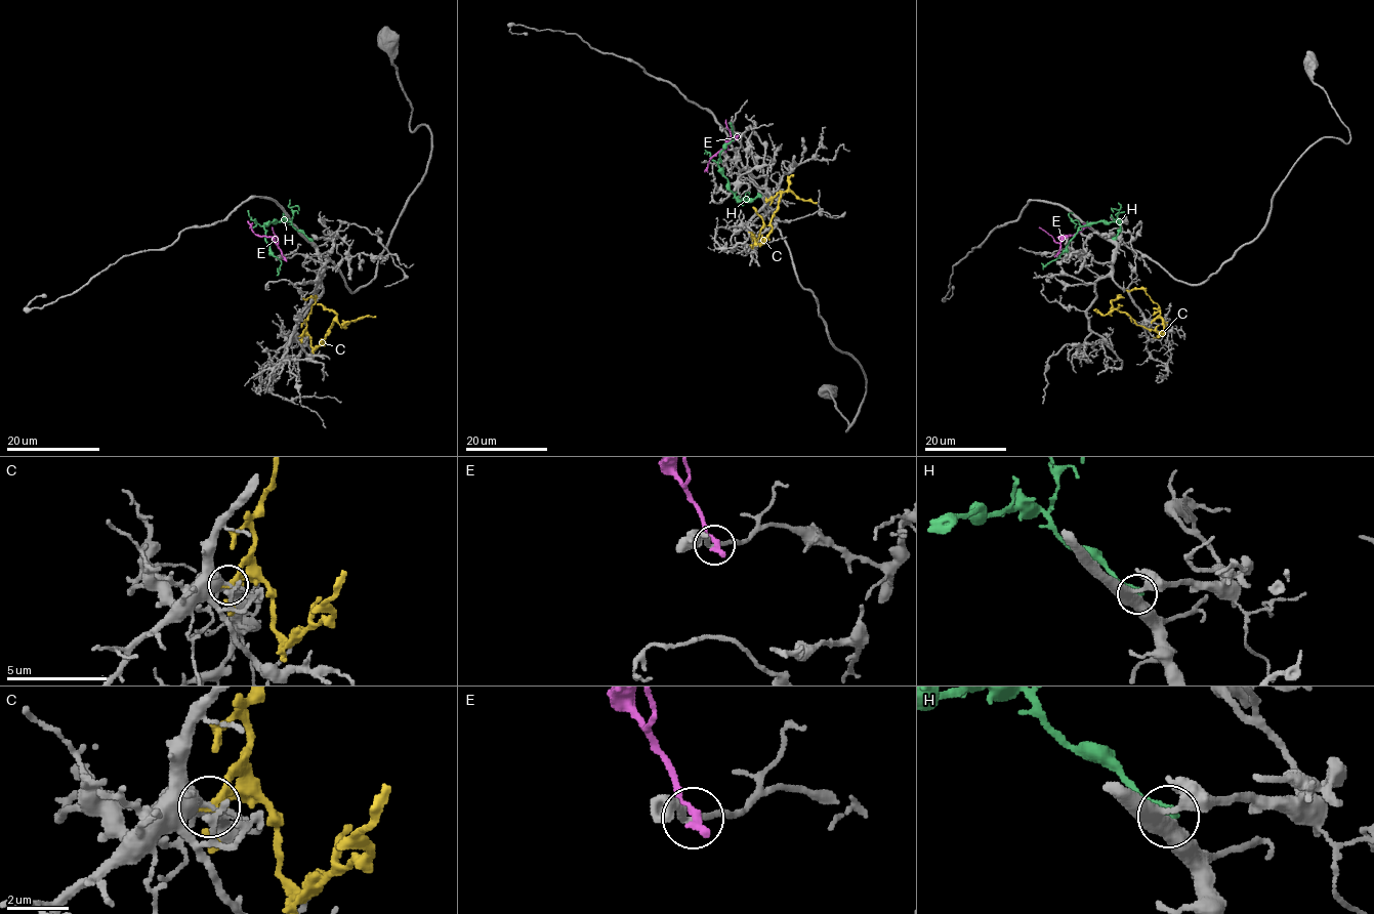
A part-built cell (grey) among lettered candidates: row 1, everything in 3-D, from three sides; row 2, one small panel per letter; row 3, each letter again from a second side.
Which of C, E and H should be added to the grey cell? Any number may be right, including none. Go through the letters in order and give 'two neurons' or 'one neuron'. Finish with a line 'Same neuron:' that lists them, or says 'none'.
C: two neurons
E: two neurons
H: one neuron
Same neuron: H

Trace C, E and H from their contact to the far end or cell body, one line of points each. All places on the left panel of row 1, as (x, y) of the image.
C: (300, 336), (305, 330), (315, 348), (324, 343), (323, 339), (335, 320), (344, 326), (362, 316), (375, 318)
E: (284, 258), (271, 237), (257, 236), (248, 220)
H: (310, 241), (289, 221), (274, 220), (263, 226), (271, 252), (281, 261), (276, 276)

